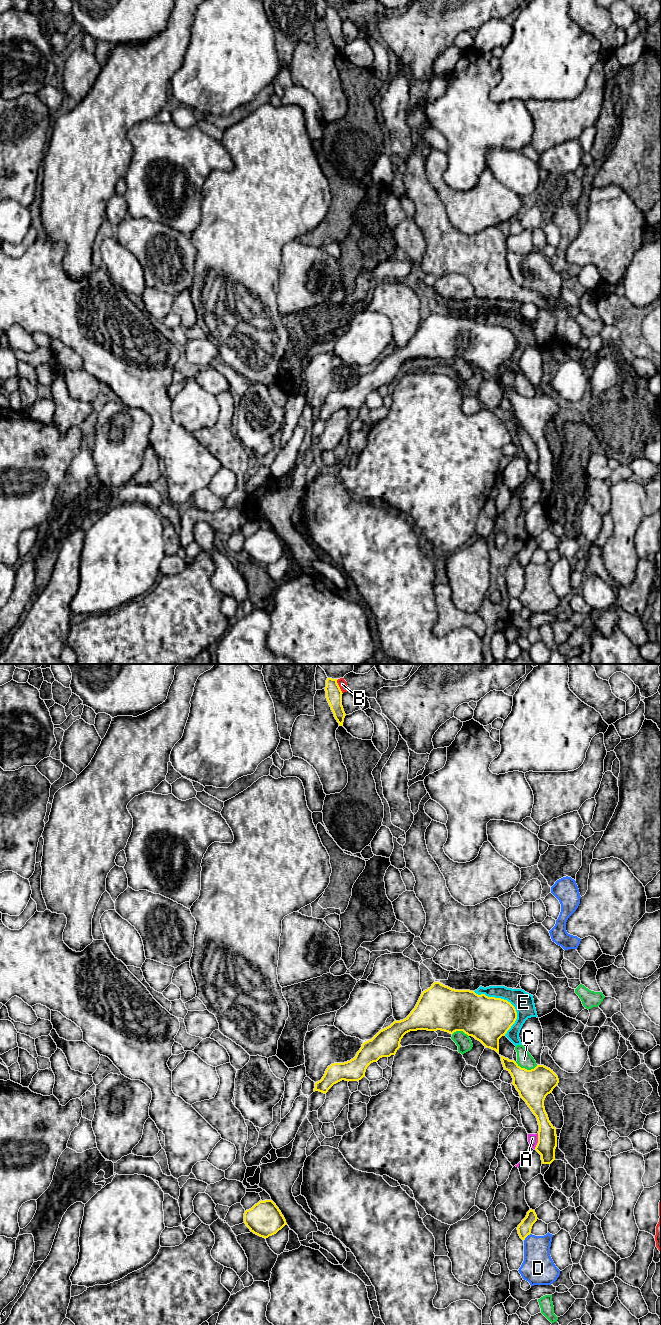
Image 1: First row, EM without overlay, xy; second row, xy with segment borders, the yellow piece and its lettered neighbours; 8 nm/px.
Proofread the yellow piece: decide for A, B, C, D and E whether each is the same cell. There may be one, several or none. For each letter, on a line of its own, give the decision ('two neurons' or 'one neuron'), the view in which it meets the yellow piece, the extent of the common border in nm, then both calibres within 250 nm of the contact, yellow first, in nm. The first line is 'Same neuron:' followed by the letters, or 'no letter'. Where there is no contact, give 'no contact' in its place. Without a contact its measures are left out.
Same neuron: no letter
A: two neurons | xy | 130 nm | 160/80 nm
B: two neurons | xy | 130 nm | 130/70 nm
C: two neurons | xy | 190 nm | 260/130 nm
D: two neurons | xy | 80 nm | 110/240 nm
E: two neurons | xy | 440 nm | 360/160 nm

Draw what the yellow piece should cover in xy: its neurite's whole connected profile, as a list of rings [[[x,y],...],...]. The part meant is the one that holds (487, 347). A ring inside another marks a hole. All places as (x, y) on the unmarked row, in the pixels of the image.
[[[434,310],[423,319],[415,336],[403,348],[394,349],[362,372],[356,384],[344,391],[328,394],[315,419],[326,422],[336,411],[359,409],[367,395],[382,385],[395,383],[403,364],[410,359],[463,359],[499,382],[499,367],[515,351],[517,340],[507,328],[455,318]]]

